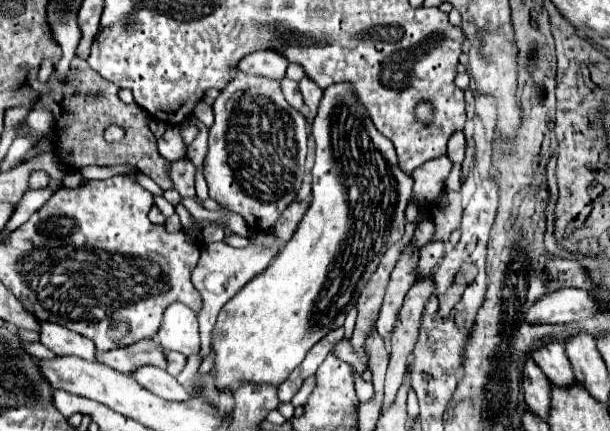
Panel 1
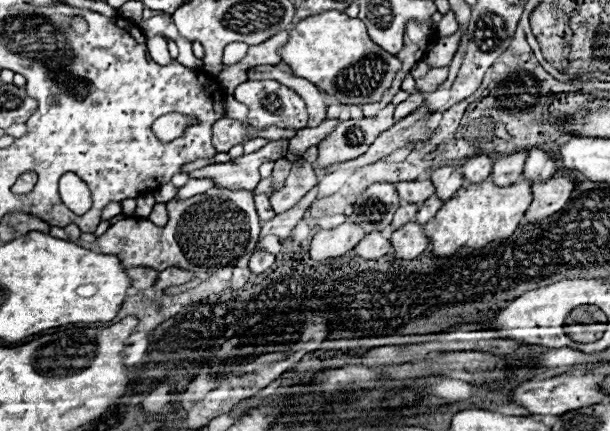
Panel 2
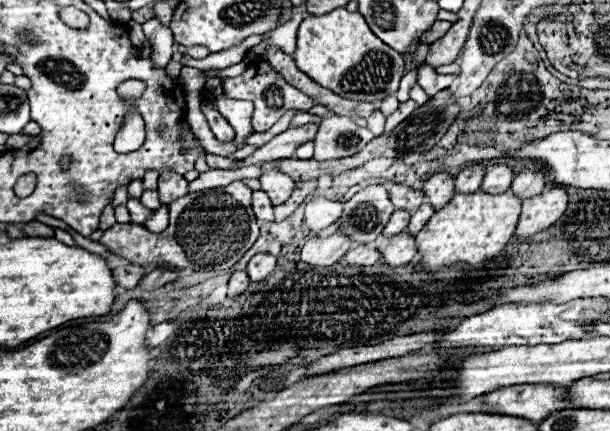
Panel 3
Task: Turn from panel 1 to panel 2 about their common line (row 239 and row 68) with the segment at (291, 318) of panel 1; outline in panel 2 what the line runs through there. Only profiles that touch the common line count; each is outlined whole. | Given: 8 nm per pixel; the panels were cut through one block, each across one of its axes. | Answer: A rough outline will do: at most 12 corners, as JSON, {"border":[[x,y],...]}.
{"border":[[340,10],[278,52],[342,104],[378,102],[402,62]]}

